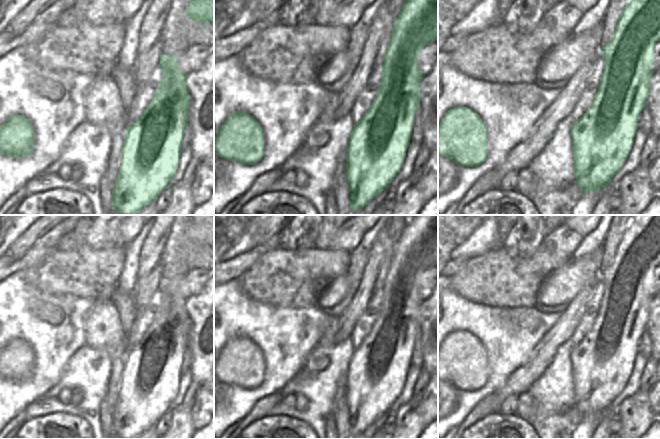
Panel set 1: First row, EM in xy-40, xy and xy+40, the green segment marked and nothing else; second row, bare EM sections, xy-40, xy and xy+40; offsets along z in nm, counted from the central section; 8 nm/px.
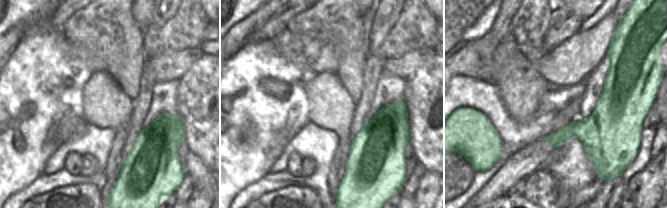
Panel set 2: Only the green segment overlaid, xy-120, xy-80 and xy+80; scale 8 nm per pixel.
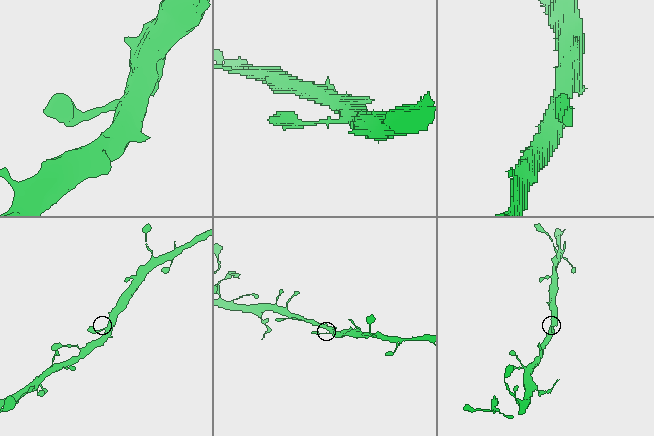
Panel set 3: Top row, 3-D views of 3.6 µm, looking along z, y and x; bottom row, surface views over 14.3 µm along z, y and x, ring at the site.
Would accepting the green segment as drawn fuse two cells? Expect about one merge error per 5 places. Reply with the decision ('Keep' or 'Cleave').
Keep

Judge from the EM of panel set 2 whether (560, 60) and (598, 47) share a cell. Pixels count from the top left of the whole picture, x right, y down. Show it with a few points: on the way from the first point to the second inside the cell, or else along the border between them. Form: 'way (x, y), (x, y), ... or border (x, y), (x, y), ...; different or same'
way (569, 60), (573, 60), (589, 47); same

